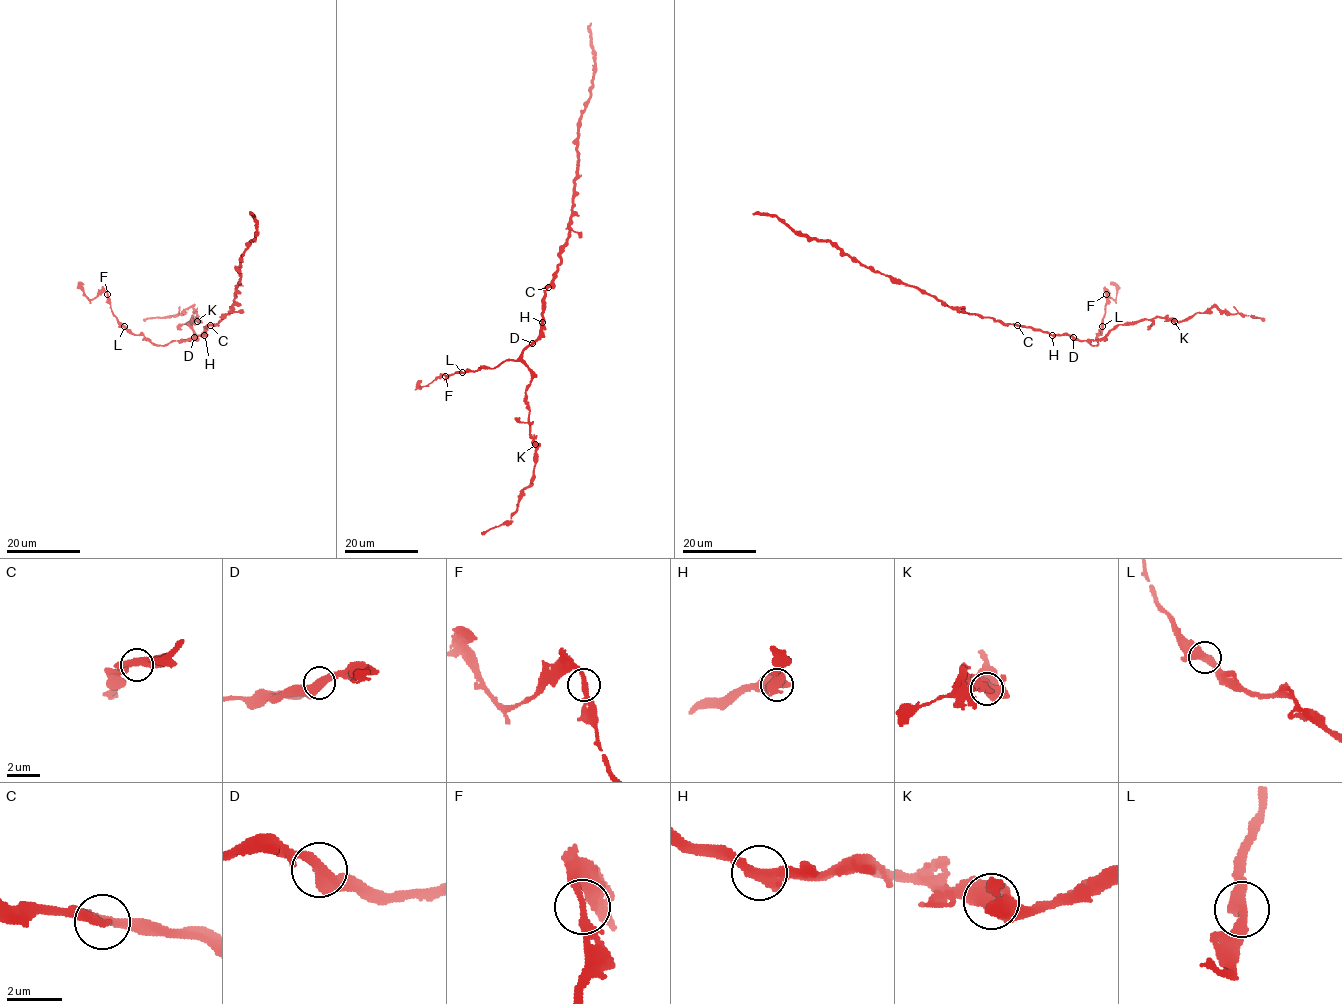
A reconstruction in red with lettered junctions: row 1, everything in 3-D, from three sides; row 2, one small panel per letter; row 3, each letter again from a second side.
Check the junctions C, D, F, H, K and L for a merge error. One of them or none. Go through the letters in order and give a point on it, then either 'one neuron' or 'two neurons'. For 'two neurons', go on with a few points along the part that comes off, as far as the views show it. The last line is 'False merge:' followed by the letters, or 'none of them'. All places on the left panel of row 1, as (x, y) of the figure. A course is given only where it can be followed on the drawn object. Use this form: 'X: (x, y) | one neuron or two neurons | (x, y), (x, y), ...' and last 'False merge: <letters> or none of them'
C: (210, 325) | one neuron
D: (194, 337) | one neuron
F: (107, 294) | one neuron
H: (204, 335) | one neuron
K: (197, 321) | one neuron
L: (124, 326) | one neuron
False merge: none of them

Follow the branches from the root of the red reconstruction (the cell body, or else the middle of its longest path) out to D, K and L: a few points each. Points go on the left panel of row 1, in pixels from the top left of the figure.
D: (209, 325), (204, 335), (195, 337)
K: (209, 325), (204, 335), (184, 340), (193, 337), (193, 330), (187, 324), (191, 318), (197, 321)
L: (209, 325), (204, 335), (164, 345), (151, 343), (124, 326)

